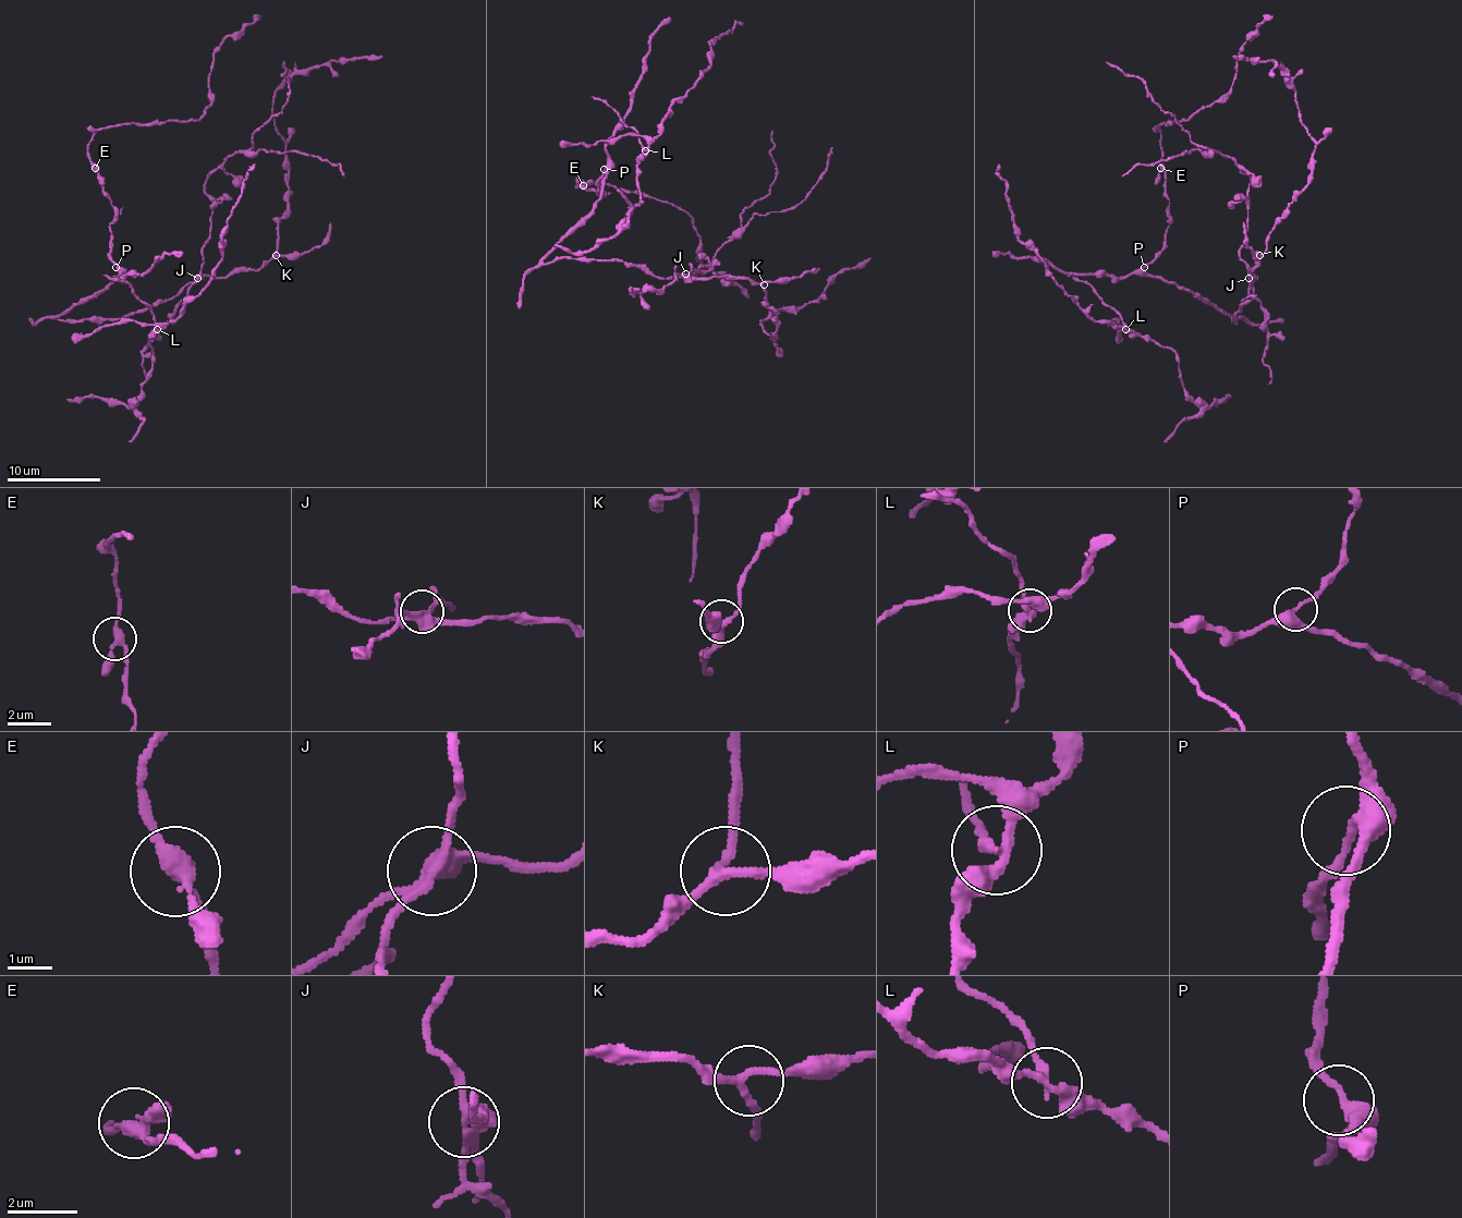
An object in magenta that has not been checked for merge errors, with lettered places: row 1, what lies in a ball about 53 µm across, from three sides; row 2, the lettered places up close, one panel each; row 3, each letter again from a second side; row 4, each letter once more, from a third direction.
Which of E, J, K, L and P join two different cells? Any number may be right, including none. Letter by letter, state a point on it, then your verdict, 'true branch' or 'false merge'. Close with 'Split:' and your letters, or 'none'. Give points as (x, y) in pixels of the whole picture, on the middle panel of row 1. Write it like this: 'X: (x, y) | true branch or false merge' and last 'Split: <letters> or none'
E: (583, 185) | true branch
J: (685, 273) | false merge
K: (764, 284) | true branch
L: (645, 150) | false merge
P: (604, 169) | true branch
Split: J, L

